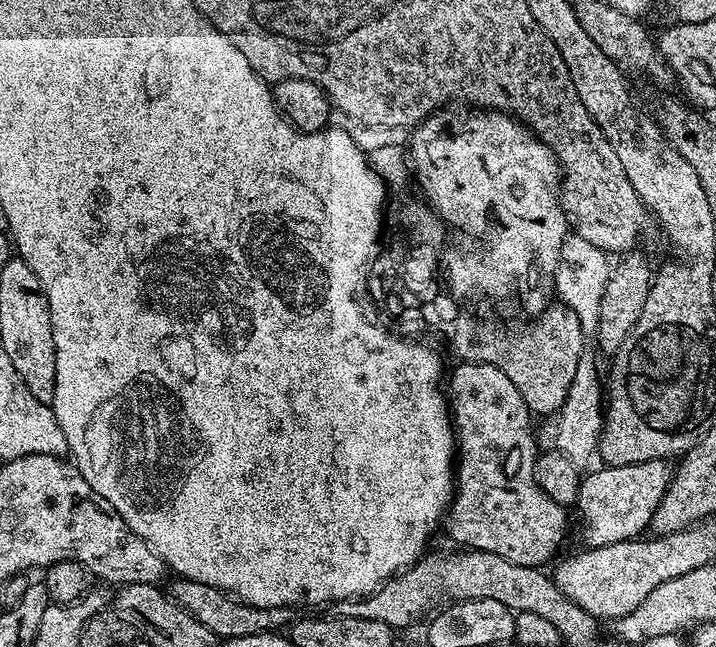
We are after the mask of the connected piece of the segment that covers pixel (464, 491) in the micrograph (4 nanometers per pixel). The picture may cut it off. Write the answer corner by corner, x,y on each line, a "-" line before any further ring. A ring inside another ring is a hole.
524,452
524,460
512,455
516,457
512,459
512,471
500,472
500,468
492,468
492,472
484,472
484,468
480,468
480,476
476,476
476,468
472,468
476,456
464,460
459,503
451,517
452,534
457,540
467,541
468,549
489,551
511,563
540,566
544,564
544,556
554,551
556,543
564,536
565,509
537,484
537,453
527,456

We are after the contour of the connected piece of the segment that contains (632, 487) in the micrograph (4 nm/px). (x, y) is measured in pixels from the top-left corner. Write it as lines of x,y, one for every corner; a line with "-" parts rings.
650,459
642,463
627,464
622,467
612,465
581,479
576,501
577,513
584,518
588,515
588,500
604,500
600,508
596,508
596,524
593,528
616,528
616,532
594,532
588,536
589,543
594,546
613,544
618,541
637,539
651,525
654,510
660,505
662,488
668,488
672,468
667,459

